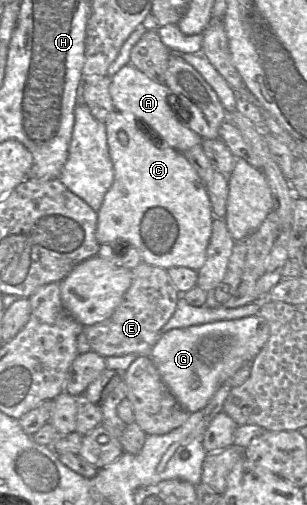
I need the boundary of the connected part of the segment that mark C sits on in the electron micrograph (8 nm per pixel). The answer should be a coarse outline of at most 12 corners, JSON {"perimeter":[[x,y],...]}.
{"perimeter":[[104,124],[114,181],[100,245],[198,272],[215,218],[183,153]]}

